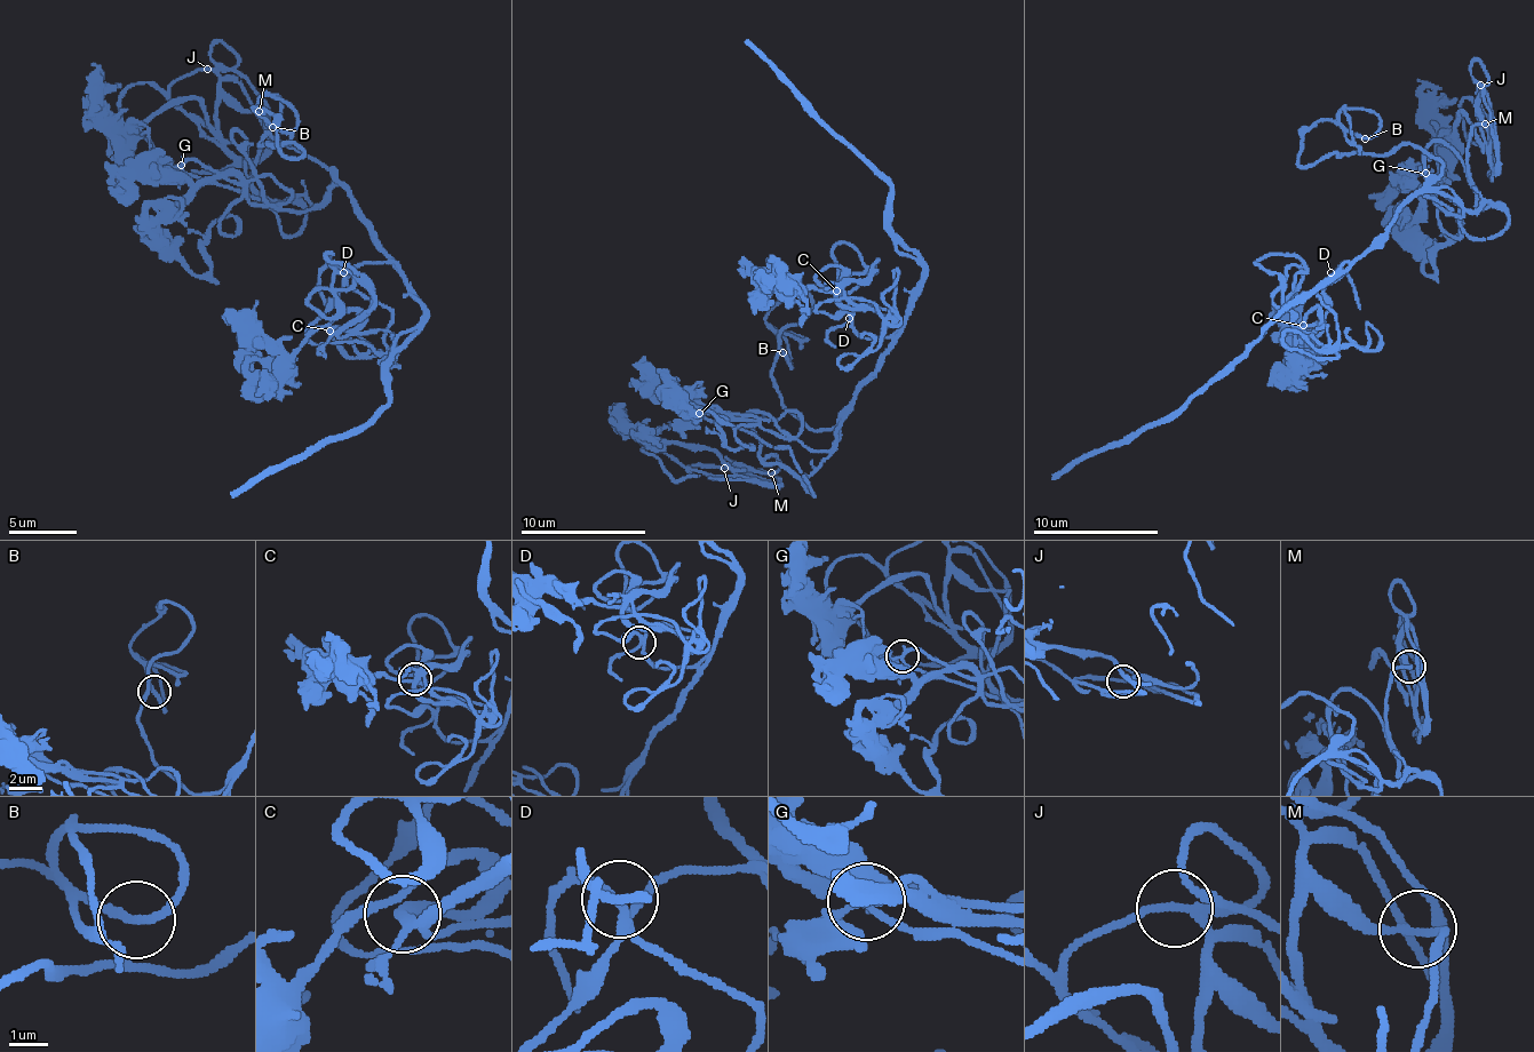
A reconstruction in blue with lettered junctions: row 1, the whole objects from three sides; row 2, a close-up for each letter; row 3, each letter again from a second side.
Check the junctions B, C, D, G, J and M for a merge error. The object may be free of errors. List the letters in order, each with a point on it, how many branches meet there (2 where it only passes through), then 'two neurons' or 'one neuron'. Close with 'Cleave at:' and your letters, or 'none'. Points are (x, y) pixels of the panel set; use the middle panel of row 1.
B: (783, 352) | 3 | one neuron
C: (836, 291) | 4 | one neuron
D: (849, 318) | 4 | one neuron
G: (699, 413) | 5 | one neuron
J: (724, 468) | 4 | one neuron
M: (771, 472) | 4 | one neuron
Cleave at: none

